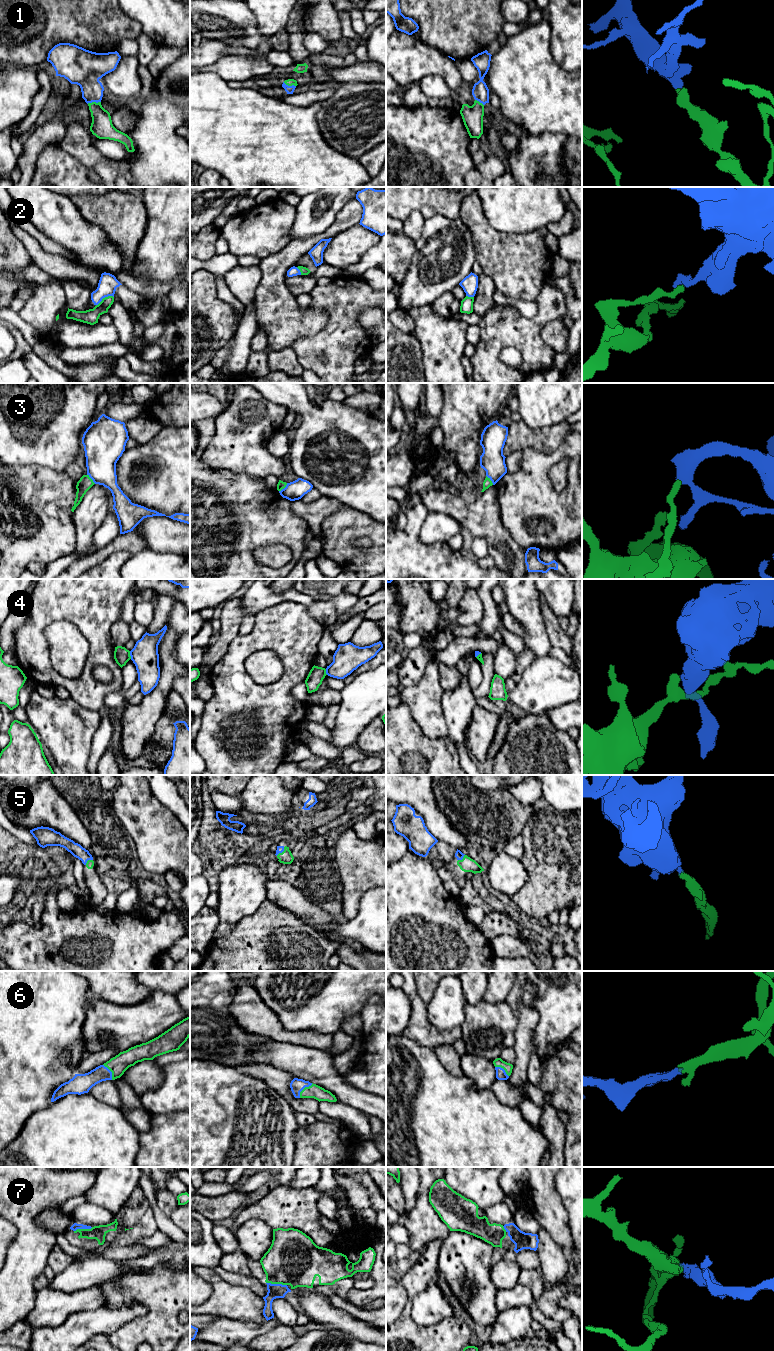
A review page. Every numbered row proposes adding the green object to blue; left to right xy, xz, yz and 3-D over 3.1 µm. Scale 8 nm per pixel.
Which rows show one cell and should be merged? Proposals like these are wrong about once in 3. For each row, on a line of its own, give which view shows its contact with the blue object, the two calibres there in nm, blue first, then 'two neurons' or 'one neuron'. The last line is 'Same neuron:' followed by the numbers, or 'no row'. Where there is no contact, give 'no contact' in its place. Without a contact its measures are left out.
1: xy | 260/170 nm | one neuron
2: xy | 150/120 nm | two neurons
3: xy | 280/110 nm | two neurons
4: xy | 220/130 nm | two neurons
5: xy | 100/60 nm | one neuron
6: xz | 110/110 nm | one neuron
7: xz | 110/420 nm | one neuron
Same neuron: 1, 5, 6, 7

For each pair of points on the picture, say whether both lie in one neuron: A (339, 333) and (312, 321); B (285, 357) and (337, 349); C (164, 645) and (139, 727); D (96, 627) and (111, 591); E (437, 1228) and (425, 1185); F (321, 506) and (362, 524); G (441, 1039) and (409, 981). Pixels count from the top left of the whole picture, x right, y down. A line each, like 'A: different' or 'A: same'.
A: different
B: different
C: same
D: same
E: same
F: different
G: same

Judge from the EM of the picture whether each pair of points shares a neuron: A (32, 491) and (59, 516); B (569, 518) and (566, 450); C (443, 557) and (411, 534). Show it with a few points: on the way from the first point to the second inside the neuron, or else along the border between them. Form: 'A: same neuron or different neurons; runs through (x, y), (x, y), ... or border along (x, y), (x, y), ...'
A: same neuron; runs through (39, 498), (52, 511)
B: same neuron; runs through (571, 501), (571, 467)
C: same neuron; runs through (434, 557), (429, 557), (415, 543)

